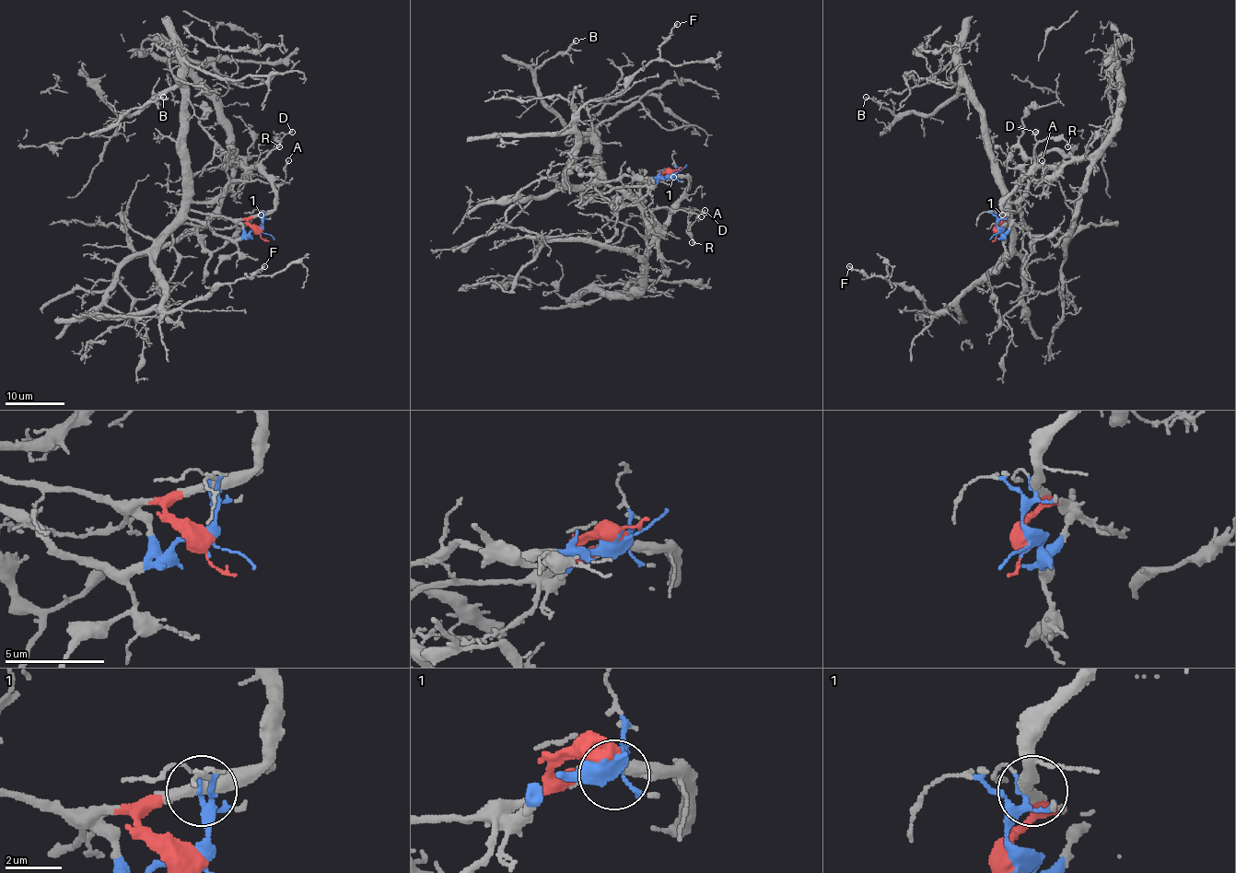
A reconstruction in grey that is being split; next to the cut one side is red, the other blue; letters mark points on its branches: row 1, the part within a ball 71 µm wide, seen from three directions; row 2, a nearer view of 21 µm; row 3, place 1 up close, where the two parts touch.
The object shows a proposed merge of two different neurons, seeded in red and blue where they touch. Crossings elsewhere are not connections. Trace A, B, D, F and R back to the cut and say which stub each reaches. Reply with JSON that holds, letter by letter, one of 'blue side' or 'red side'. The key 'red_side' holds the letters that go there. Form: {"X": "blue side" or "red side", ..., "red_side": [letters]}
{"A": "blue side", "B": "blue side", "D": "red side", "F": "blue side", "R": "red side", "red_side": ["D", "R"]}

